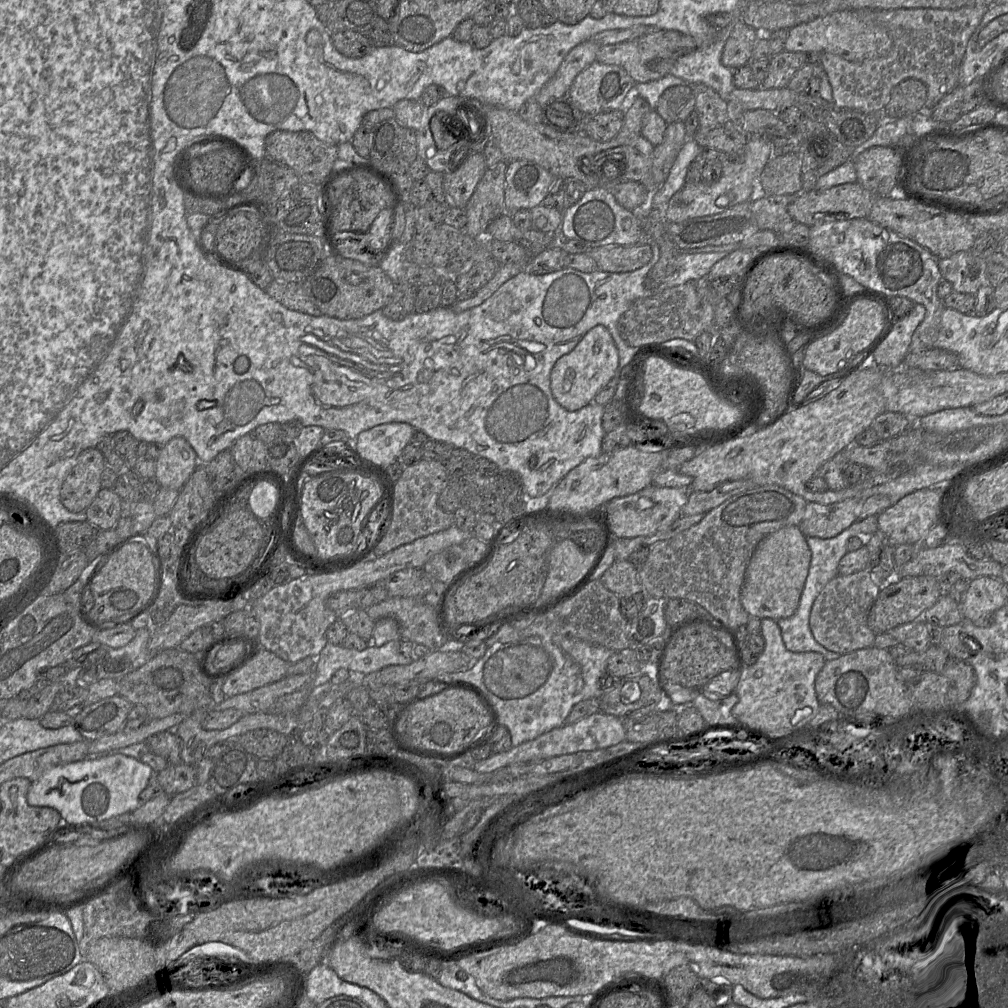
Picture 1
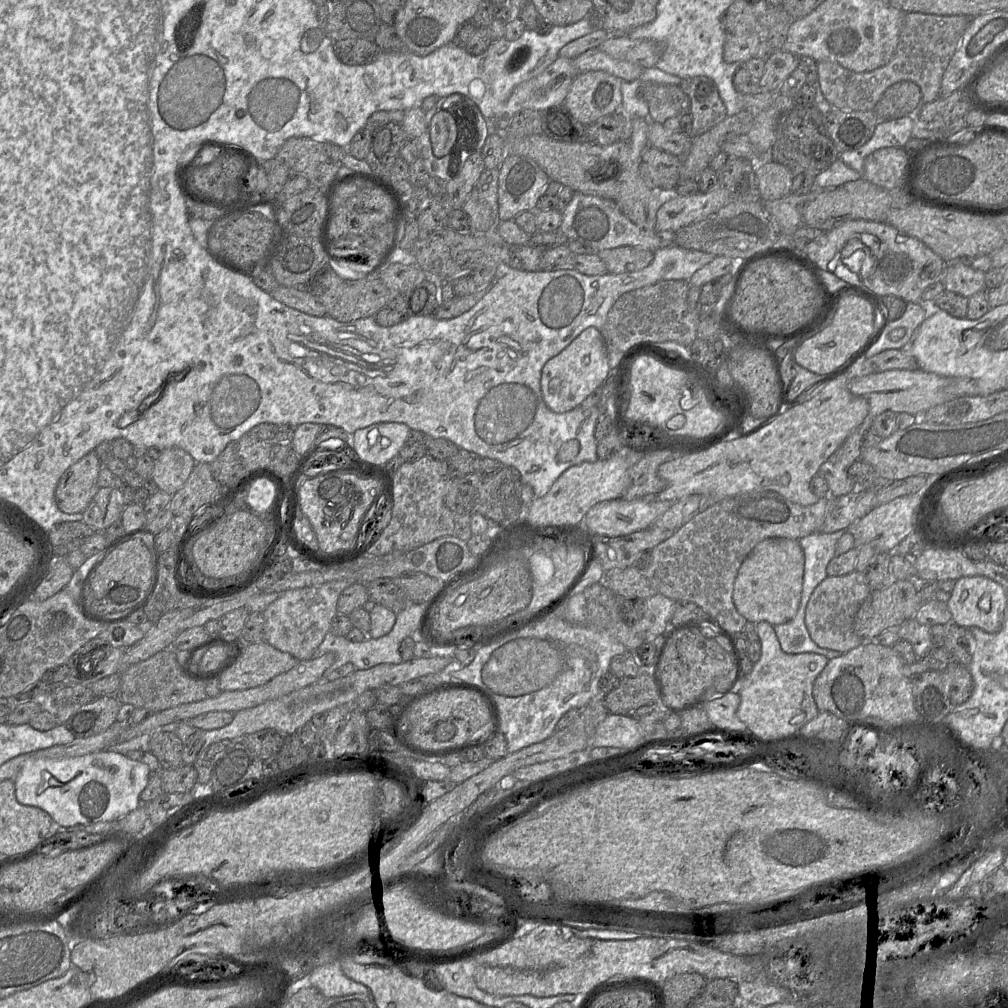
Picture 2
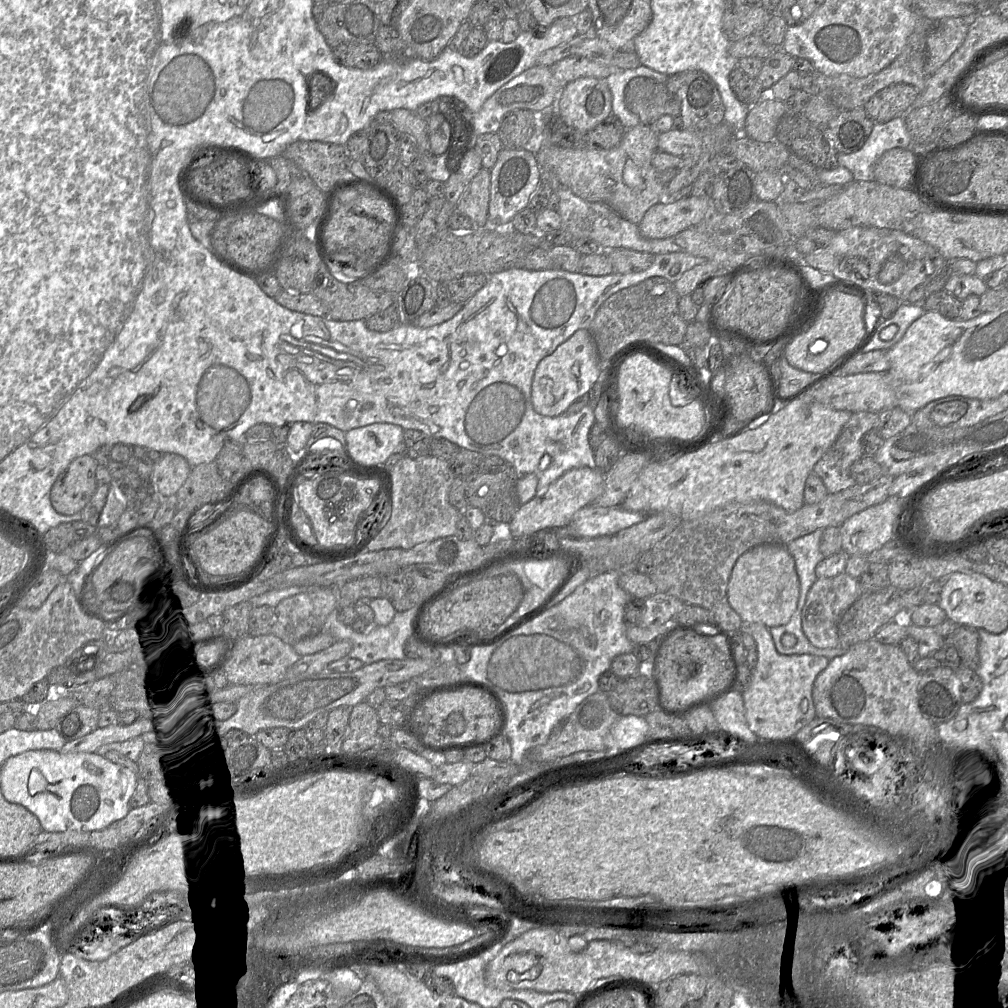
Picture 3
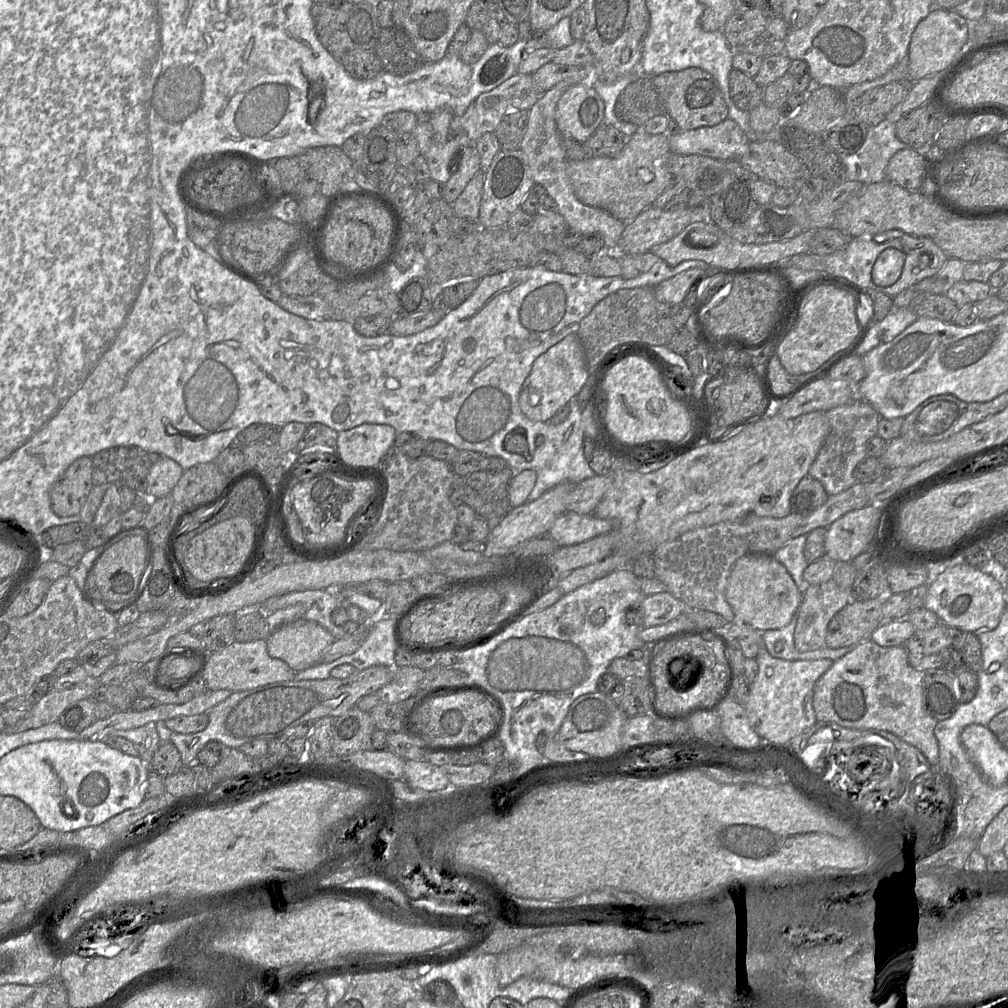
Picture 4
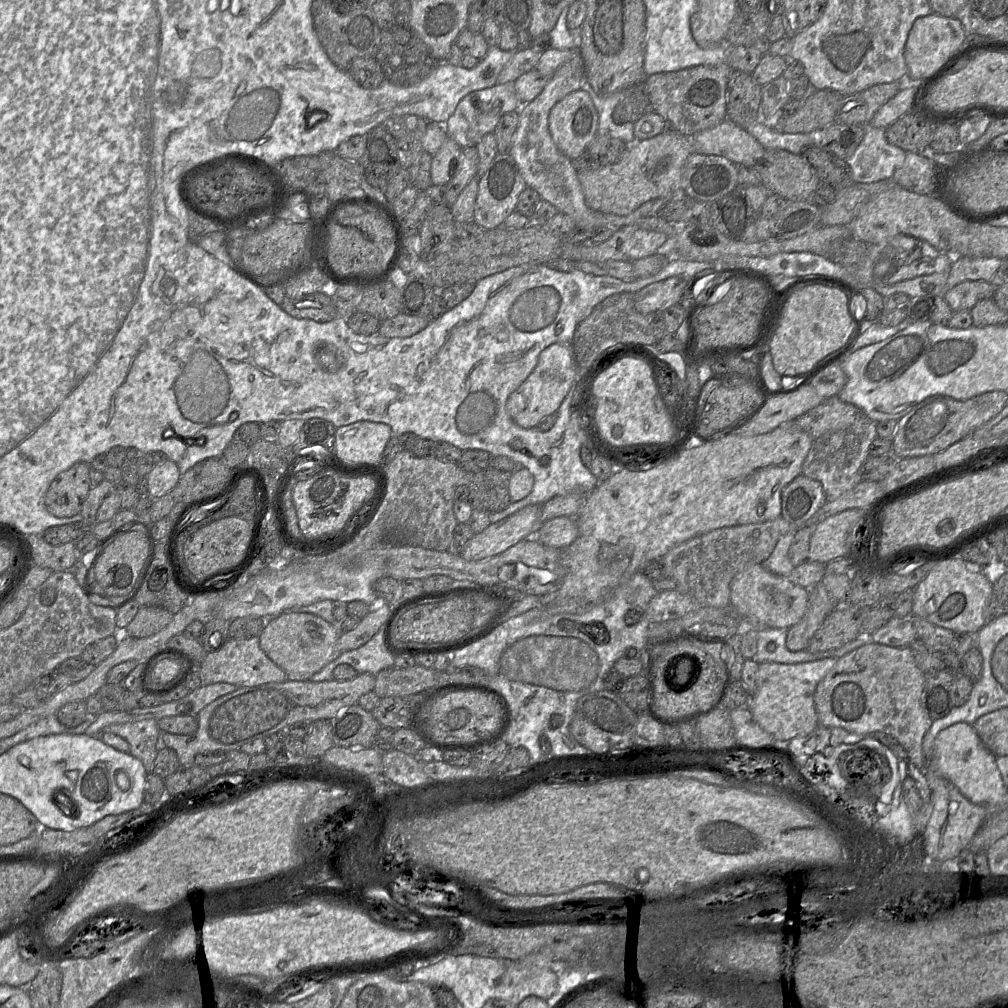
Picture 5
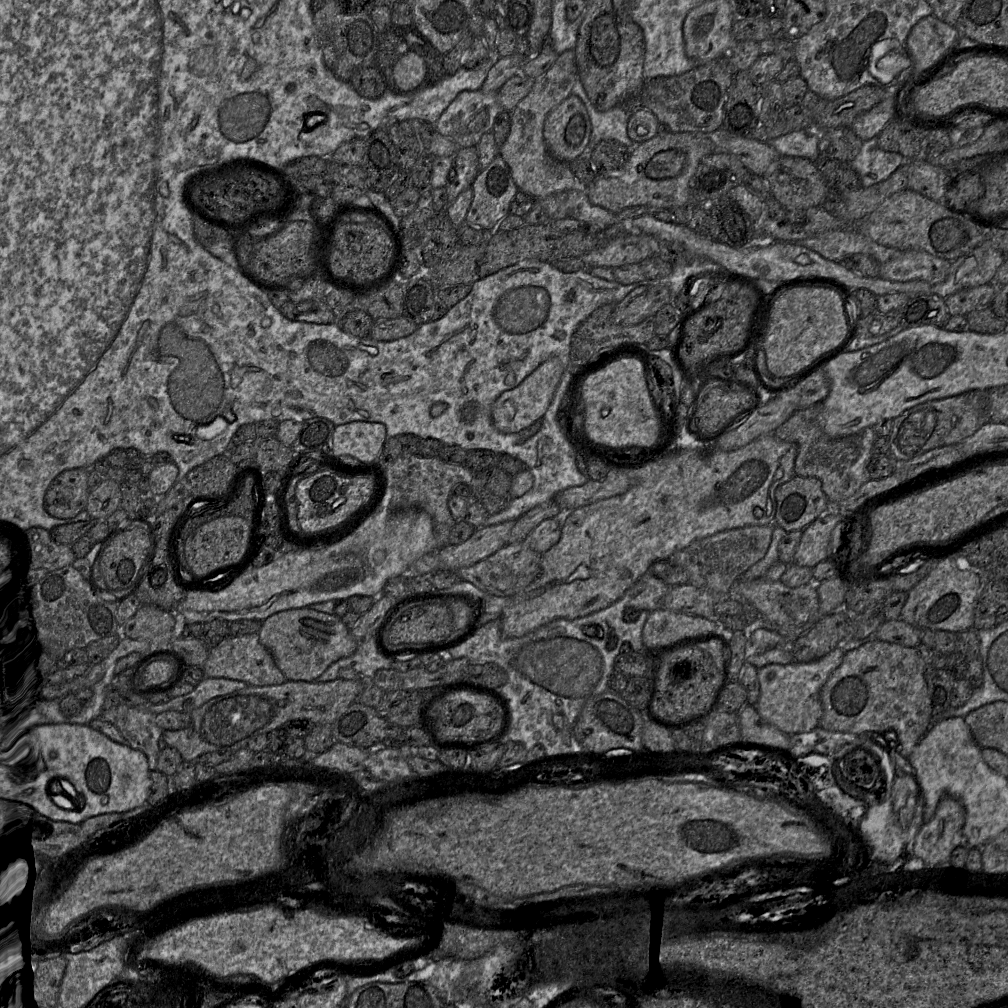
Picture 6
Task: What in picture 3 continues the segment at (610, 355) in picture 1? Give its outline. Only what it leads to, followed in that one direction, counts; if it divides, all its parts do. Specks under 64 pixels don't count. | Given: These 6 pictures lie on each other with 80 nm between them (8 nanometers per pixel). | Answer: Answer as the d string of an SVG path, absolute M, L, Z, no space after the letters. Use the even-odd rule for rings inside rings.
M579 329L538 363L531 387L534 410L547 417L562 415L575 400L592 388L600 374L601 361L592 335L587 329Z

